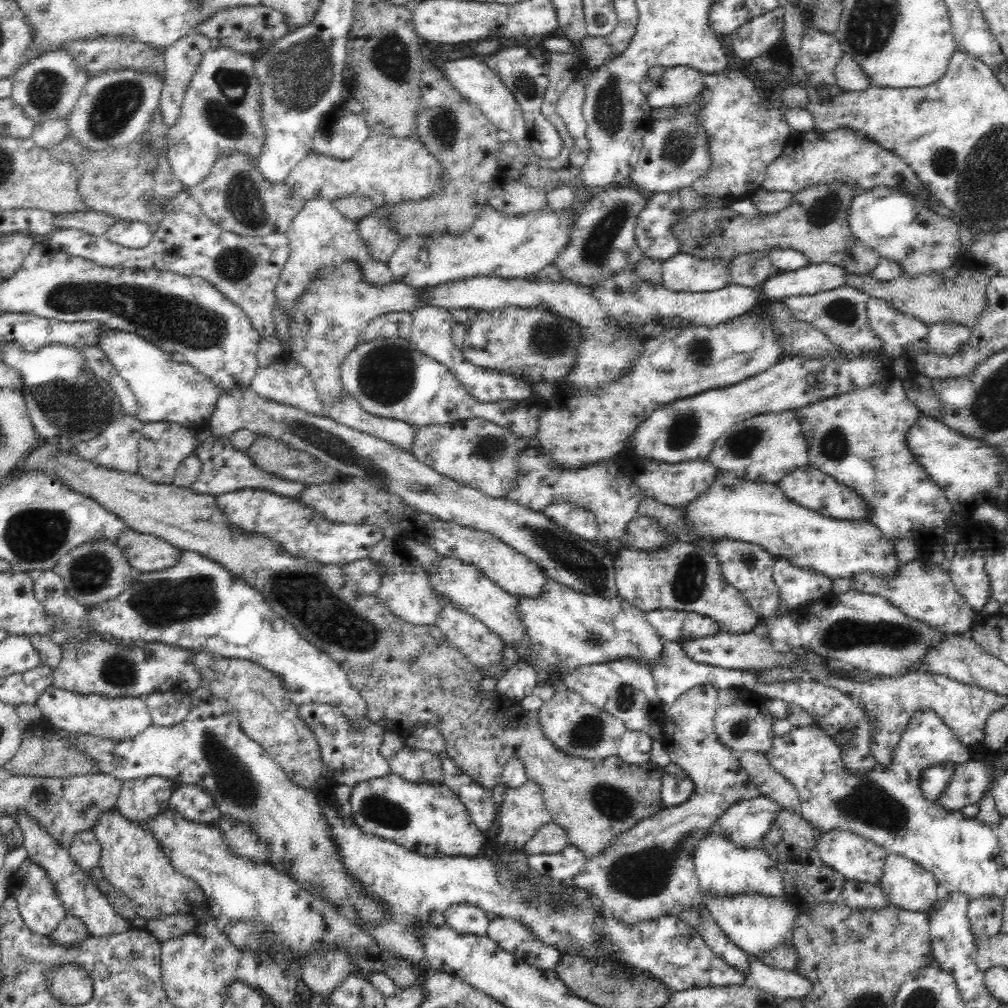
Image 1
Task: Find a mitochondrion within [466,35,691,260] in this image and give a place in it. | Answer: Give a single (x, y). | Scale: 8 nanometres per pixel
(609, 108)

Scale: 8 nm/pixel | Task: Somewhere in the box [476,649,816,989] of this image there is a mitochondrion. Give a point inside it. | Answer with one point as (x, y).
(642, 874)

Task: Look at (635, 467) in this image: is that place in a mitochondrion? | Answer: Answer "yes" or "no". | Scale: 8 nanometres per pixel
no

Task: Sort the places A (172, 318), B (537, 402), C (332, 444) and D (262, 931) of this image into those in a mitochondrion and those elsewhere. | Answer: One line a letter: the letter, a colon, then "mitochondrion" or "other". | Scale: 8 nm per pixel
A: mitochondrion
B: other
C: mitochondrion
D: mitochondrion

